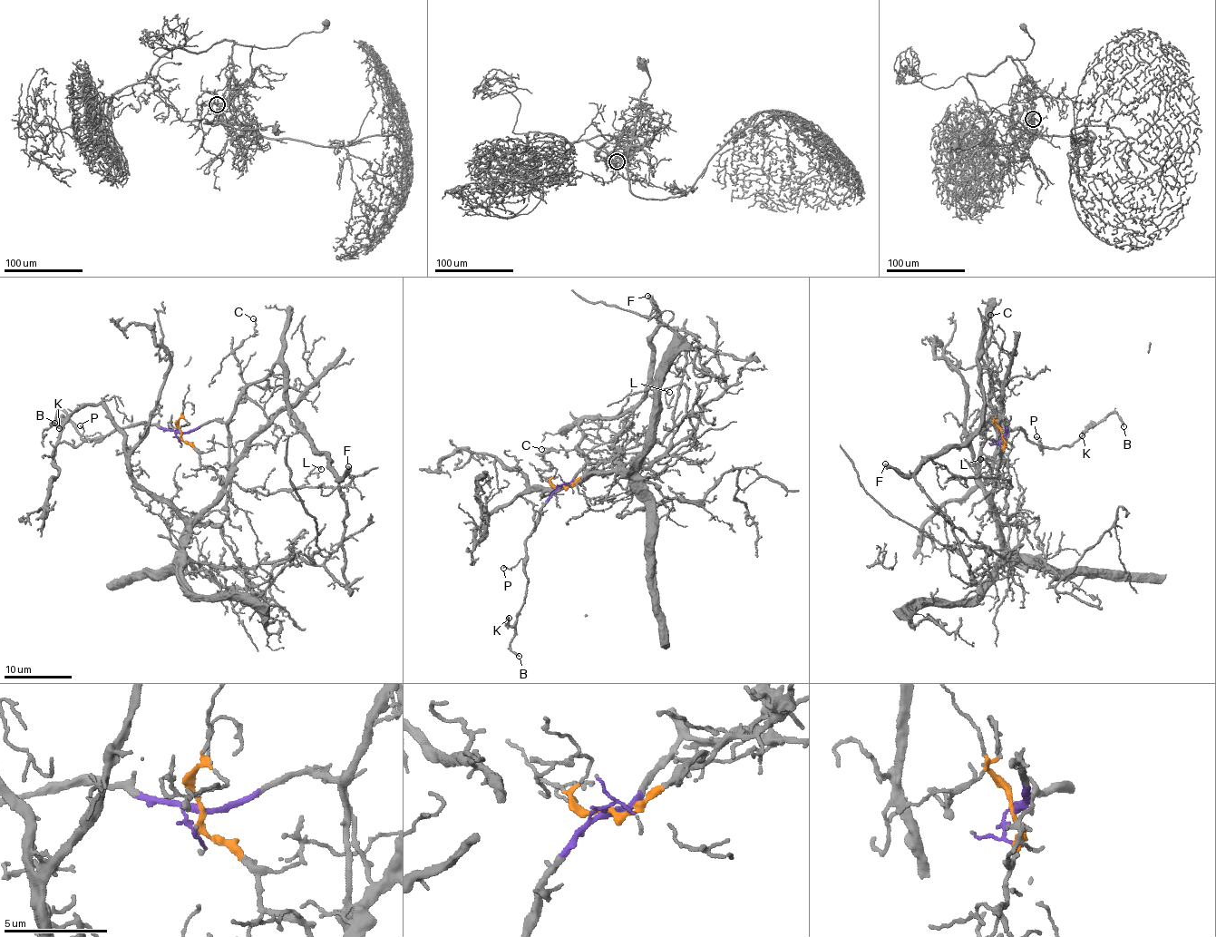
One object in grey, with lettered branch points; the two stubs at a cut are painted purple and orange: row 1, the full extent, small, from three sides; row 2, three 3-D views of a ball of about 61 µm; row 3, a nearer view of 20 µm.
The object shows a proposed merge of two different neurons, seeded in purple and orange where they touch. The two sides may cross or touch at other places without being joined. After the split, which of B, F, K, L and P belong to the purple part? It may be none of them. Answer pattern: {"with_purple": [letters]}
{"with_purple": ["B", "F", "K", "P"]}

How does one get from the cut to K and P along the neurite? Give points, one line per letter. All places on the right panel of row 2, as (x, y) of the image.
K: (1002, 436), (1011, 429), (1021, 430), (1028, 441), (1045, 447), (1071, 445), (1093, 424), (1082, 436)
P: (1002, 436), (1011, 429), (1021, 430), (1028, 441), (1037, 443), (1038, 441), (1039, 445), (1036, 435)

